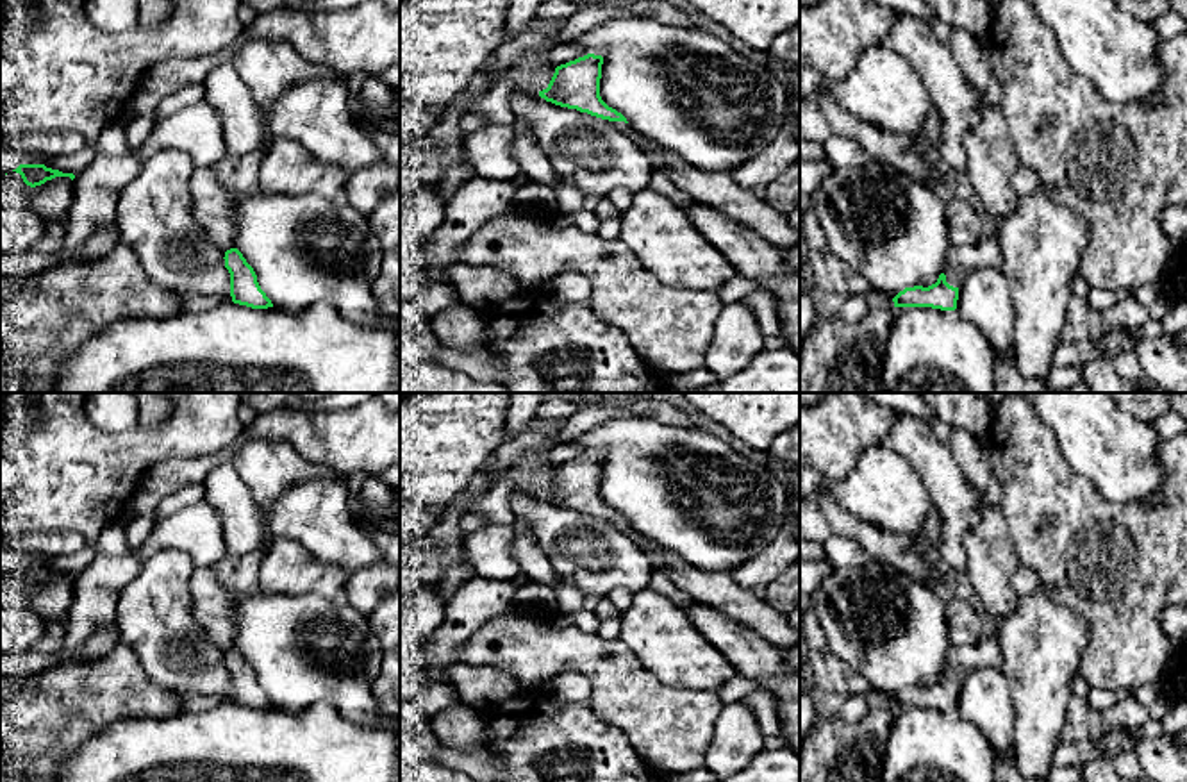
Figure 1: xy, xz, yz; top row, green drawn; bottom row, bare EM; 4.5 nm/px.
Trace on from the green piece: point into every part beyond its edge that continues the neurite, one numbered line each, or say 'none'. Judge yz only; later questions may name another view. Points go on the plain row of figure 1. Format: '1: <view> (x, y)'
1: yz (962, 659)

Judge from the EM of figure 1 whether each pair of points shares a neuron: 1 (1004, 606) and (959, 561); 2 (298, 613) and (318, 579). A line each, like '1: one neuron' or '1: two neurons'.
1: two neurons
2: two neurons

